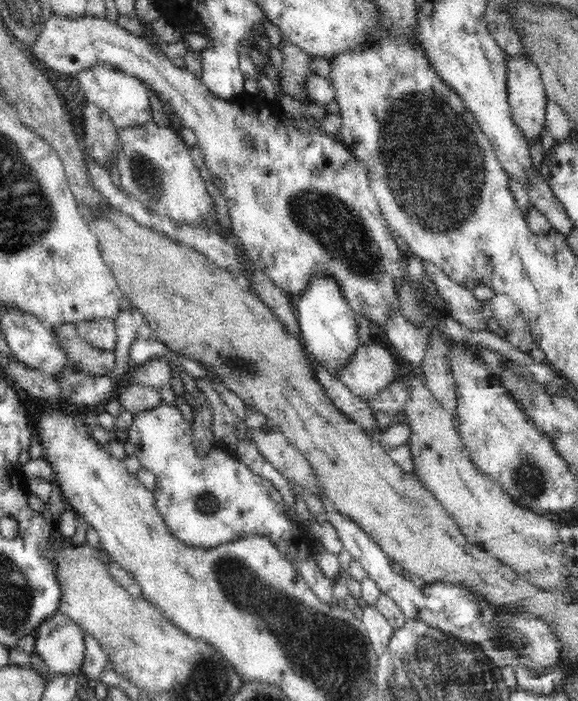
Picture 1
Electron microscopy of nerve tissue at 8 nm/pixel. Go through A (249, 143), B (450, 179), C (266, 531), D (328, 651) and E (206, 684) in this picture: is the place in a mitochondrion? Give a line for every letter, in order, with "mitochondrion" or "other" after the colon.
A: mitochondrion
B: mitochondrion
C: other
D: mitochondrion
E: mitochondrion

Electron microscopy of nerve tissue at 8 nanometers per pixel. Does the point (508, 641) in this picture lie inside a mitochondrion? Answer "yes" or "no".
yes

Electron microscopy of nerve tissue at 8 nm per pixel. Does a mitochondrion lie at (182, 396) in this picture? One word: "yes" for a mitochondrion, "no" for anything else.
no

